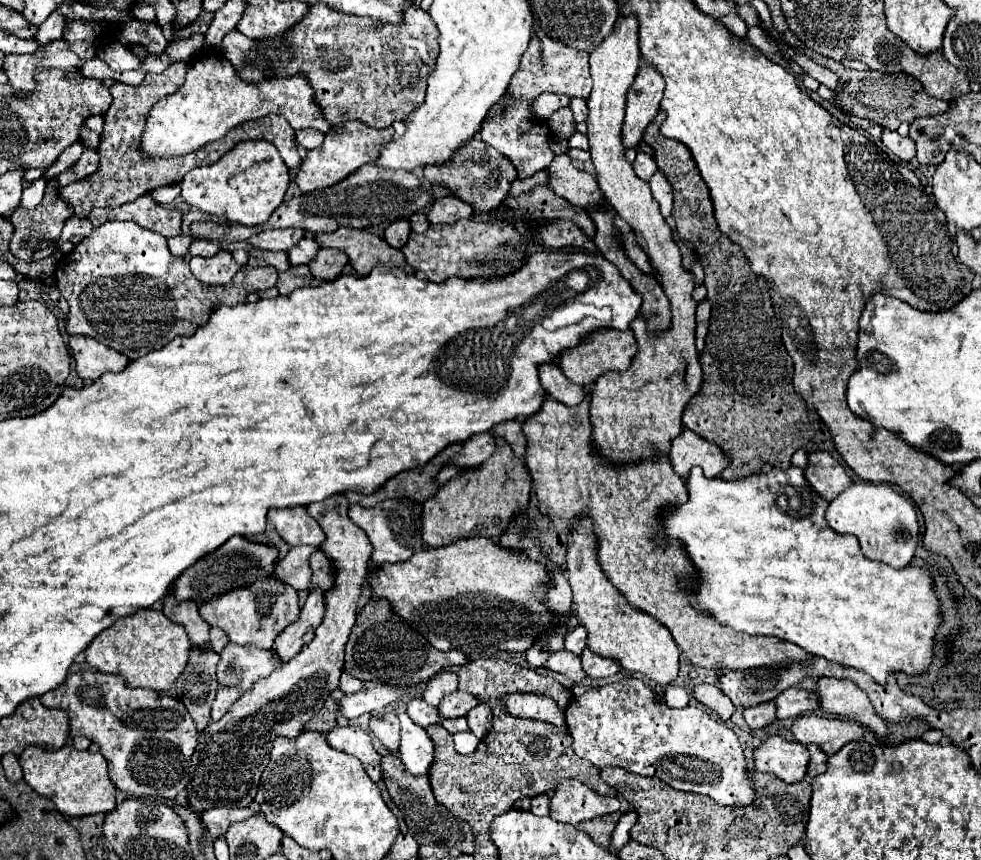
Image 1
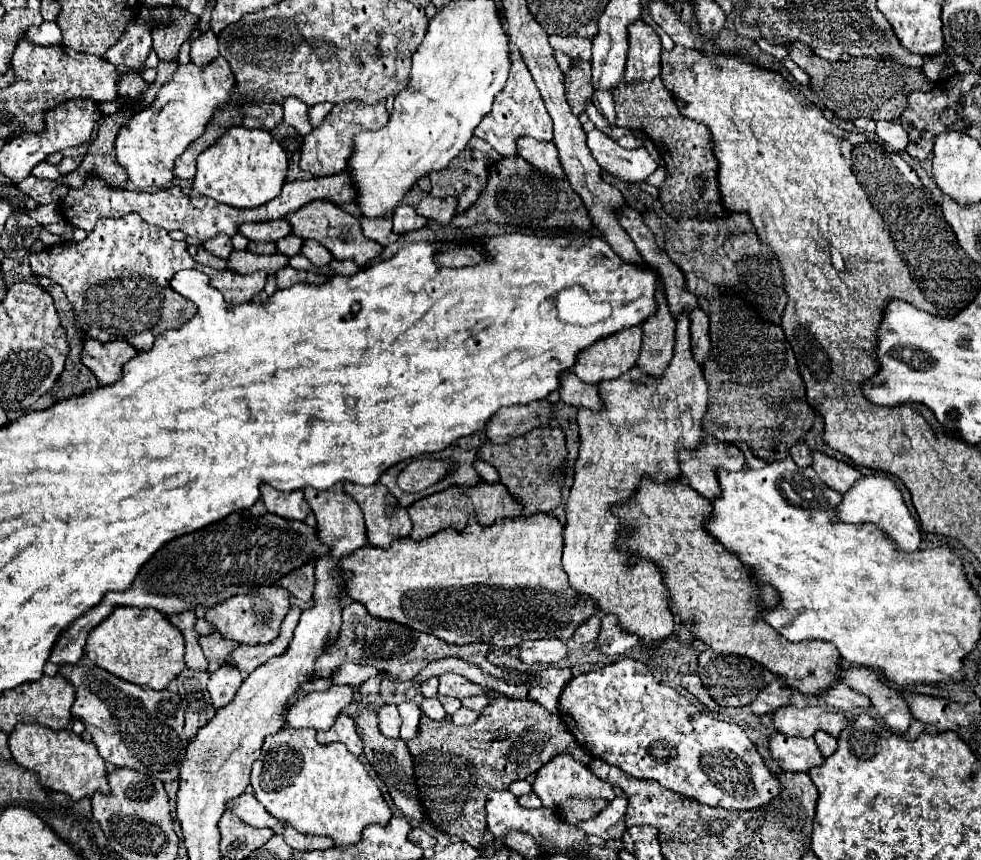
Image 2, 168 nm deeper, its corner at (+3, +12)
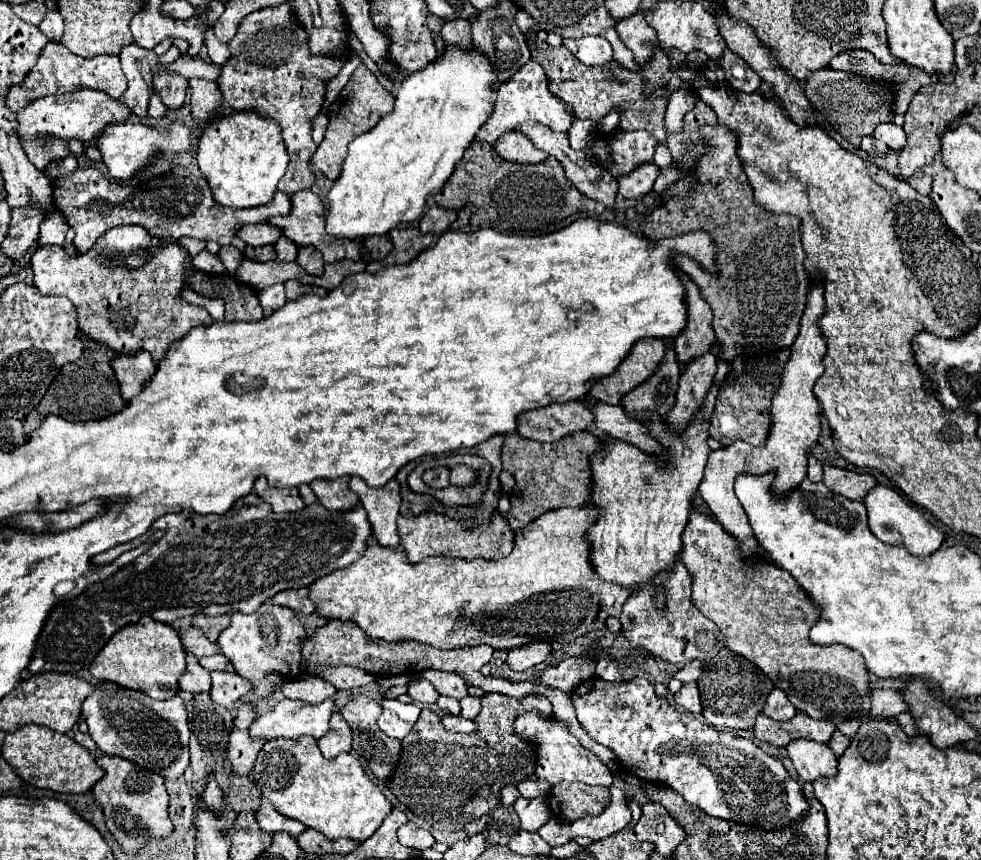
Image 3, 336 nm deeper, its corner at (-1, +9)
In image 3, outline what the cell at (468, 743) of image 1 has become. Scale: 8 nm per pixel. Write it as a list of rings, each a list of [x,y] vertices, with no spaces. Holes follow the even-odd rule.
[[[467,696],[461,700],[461,714],[459,716],[467,718],[467,720],[475,720],[479,716],[479,712],[481,712],[481,702],[477,698]]]

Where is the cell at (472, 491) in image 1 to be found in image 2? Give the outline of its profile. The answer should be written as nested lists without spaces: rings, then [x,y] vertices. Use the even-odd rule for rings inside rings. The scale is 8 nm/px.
[[[481,481],[481,485],[475,485],[473,489],[449,487],[445,491],[439,491],[435,495],[425,497],[425,499],[419,499],[409,507],[409,517],[411,517],[411,523],[413,523],[413,529],[411,529],[409,537],[413,537],[415,541],[421,541],[425,537],[435,535],[437,531],[443,531],[443,529],[455,529],[455,531],[461,533],[461,529],[467,527],[467,521],[469,521],[471,515],[477,517],[479,525],[487,527],[487,525],[493,525],[499,519],[515,519],[515,517],[521,515],[521,511],[523,511],[521,505],[513,501],[509,491],[501,483],[491,485],[487,481]]]

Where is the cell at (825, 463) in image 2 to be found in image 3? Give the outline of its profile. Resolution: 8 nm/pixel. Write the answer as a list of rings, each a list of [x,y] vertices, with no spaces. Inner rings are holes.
[[[825,466],[823,468],[823,482],[829,490],[843,494],[849,500],[863,500],[863,496],[877,484],[871,474],[859,474],[845,468]]]

